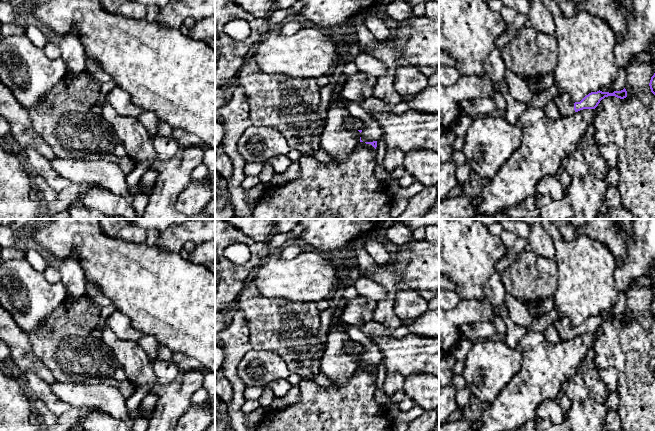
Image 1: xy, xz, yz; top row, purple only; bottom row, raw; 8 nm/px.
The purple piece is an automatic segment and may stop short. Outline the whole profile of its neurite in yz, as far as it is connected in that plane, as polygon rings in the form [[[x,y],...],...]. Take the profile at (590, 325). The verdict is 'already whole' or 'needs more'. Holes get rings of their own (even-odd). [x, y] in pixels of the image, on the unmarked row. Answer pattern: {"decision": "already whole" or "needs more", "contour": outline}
{"decision": "needs more", "contour": [[[624,312],[621,315],[614,315],[613,317],[609,316],[591,316],[586,319],[580,326],[573,326],[569,318],[565,317],[560,320],[556,320],[553,323],[559,337],[561,340],[572,340],[575,336],[578,336],[583,333],[595,333],[600,325],[608,320],[615,320],[620,323],[627,321],[627,315]]]}

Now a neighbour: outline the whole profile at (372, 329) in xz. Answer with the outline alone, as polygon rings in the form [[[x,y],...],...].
[[[370,321],[360,328],[364,335],[372,339],[377,336],[390,336],[392,329],[385,327],[384,325]]]

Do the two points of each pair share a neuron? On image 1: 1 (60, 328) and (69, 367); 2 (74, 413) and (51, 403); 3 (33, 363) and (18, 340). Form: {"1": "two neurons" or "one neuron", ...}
{"1": "one neuron", "2": "two neurons", "3": "one neuron"}

